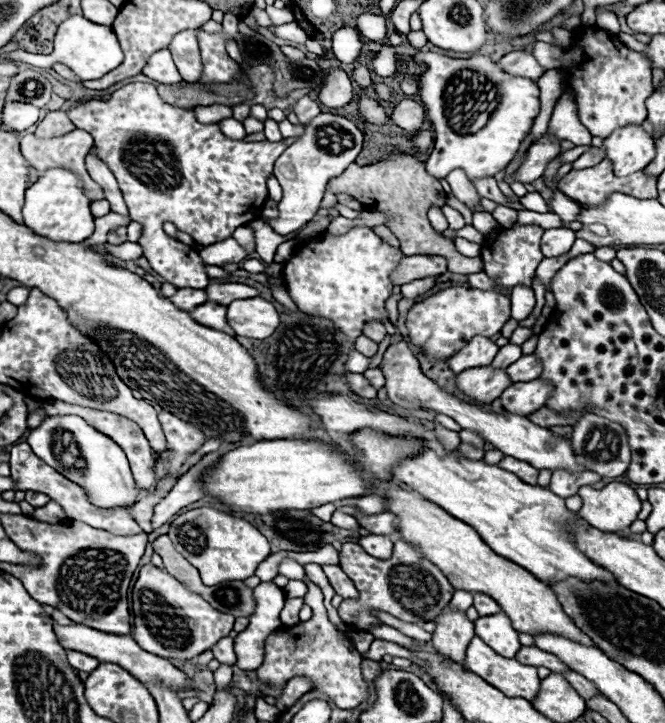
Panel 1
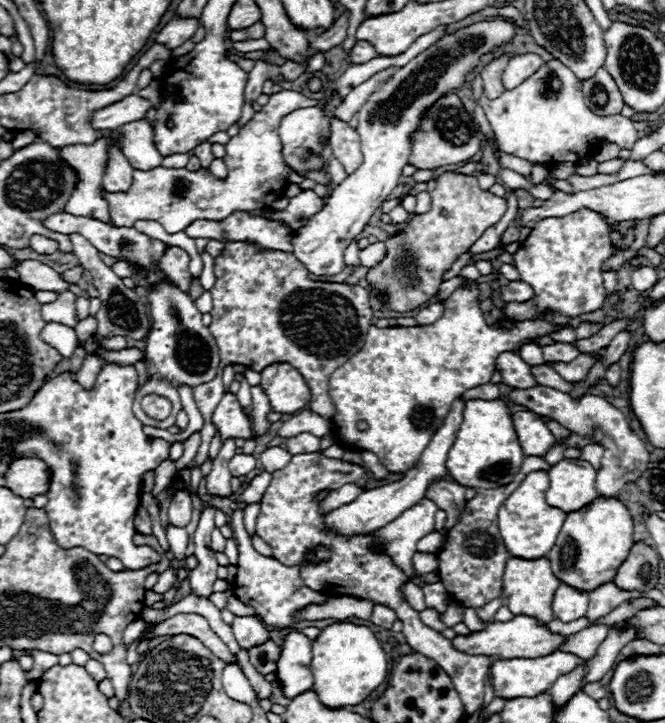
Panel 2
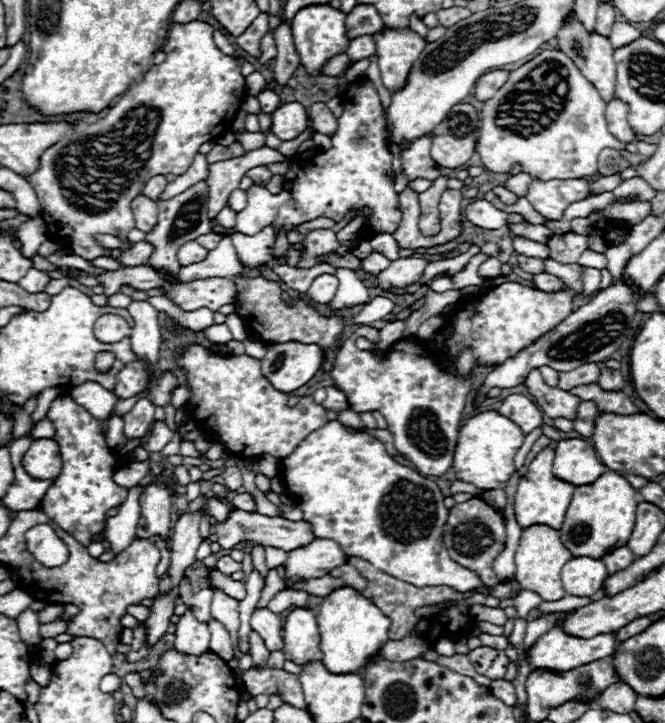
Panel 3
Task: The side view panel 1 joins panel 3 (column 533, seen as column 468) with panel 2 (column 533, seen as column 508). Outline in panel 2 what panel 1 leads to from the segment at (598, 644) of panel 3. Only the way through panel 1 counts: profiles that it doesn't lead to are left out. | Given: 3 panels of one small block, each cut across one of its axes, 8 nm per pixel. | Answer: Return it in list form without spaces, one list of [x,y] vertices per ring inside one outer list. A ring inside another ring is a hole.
[[[552,652],[548,656],[540,658],[512,658],[512,660],[496,660],[490,668],[492,674],[492,686],[494,694],[504,700],[512,698],[522,698],[522,696],[538,696],[542,692],[548,692],[556,678],[560,674],[566,674],[568,670],[574,670],[576,664],[580,664],[580,658],[574,654],[564,654],[564,652]]]

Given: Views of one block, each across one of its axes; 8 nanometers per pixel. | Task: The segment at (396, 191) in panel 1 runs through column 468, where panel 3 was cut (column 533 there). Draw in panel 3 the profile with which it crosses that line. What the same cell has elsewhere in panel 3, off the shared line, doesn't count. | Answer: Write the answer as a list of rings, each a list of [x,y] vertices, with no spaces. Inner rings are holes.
[[[518,254],[516,258],[518,258],[518,266],[528,274],[540,274],[544,270],[544,260],[540,260],[540,258],[528,258],[522,254]]]

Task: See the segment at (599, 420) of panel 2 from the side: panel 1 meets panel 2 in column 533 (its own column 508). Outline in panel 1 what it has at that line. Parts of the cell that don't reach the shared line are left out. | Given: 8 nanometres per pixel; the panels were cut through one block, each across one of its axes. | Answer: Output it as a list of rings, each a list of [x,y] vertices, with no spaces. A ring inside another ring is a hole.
[[[536,378],[532,382],[514,382],[510,388],[506,388],[500,396],[504,410],[512,414],[532,414],[532,410],[540,410],[546,406],[546,400],[550,398],[554,390],[554,384],[542,378]]]

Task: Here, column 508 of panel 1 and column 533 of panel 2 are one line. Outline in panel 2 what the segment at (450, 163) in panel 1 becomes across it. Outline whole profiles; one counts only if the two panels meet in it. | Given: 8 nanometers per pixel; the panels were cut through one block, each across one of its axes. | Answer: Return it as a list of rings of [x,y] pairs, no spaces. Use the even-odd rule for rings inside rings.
[[[560,60],[546,62],[532,78],[514,90],[506,90],[496,100],[482,98],[482,92],[474,88],[474,100],[484,108],[500,150],[530,162],[550,162],[550,166],[556,162],[578,162],[588,154],[588,138],[616,142],[620,148],[632,148],[638,140],[638,130],[630,118],[622,114],[596,116],[584,104],[580,80]]]

